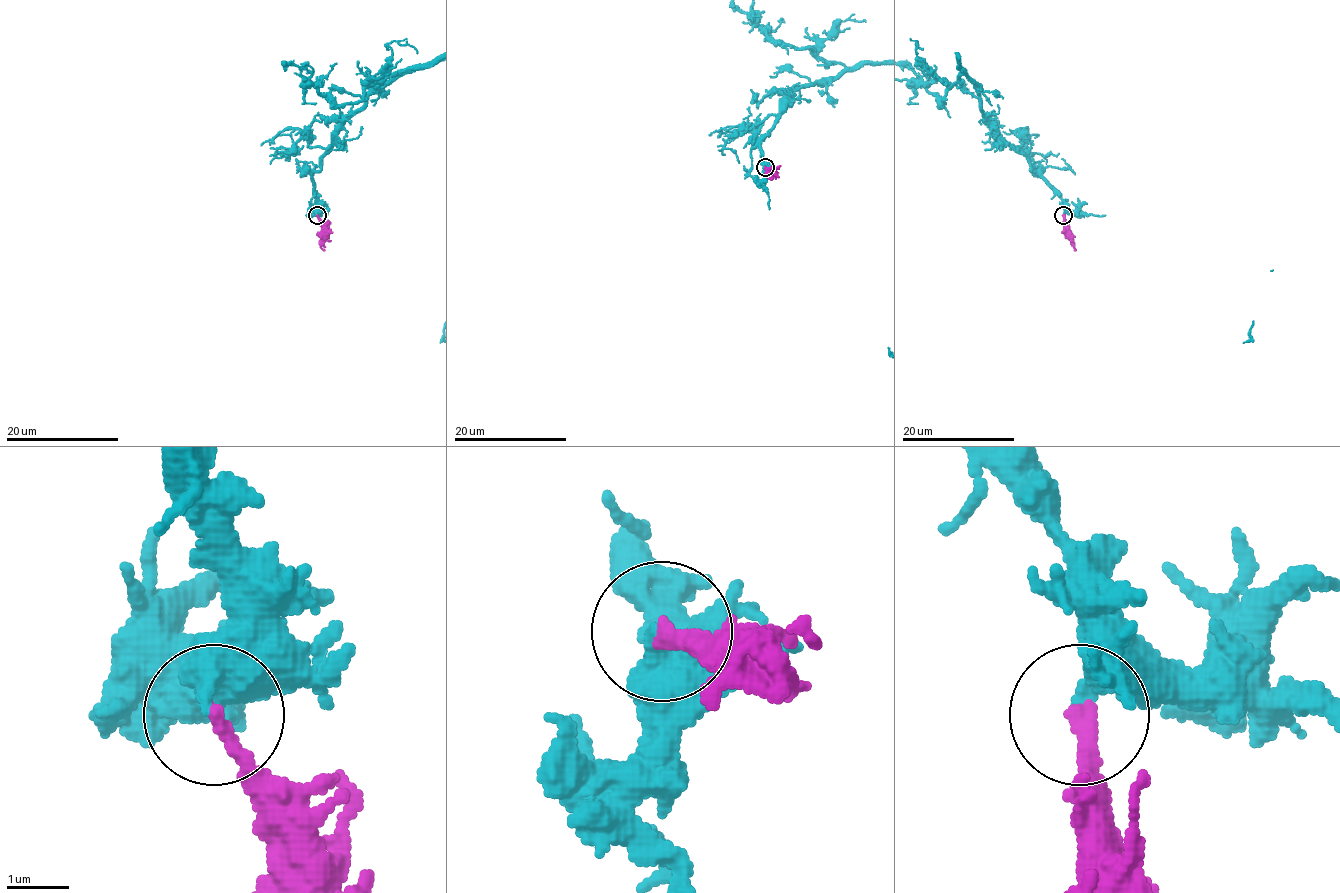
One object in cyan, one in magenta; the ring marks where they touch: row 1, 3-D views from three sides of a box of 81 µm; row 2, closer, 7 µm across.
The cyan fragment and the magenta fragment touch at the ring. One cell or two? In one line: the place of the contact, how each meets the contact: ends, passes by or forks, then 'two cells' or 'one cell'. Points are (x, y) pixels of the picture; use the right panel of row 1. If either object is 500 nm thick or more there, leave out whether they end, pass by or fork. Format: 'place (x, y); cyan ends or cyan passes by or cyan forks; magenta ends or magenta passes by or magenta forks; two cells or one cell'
place (1063, 215); cyan ends; magenta ends; one cell

